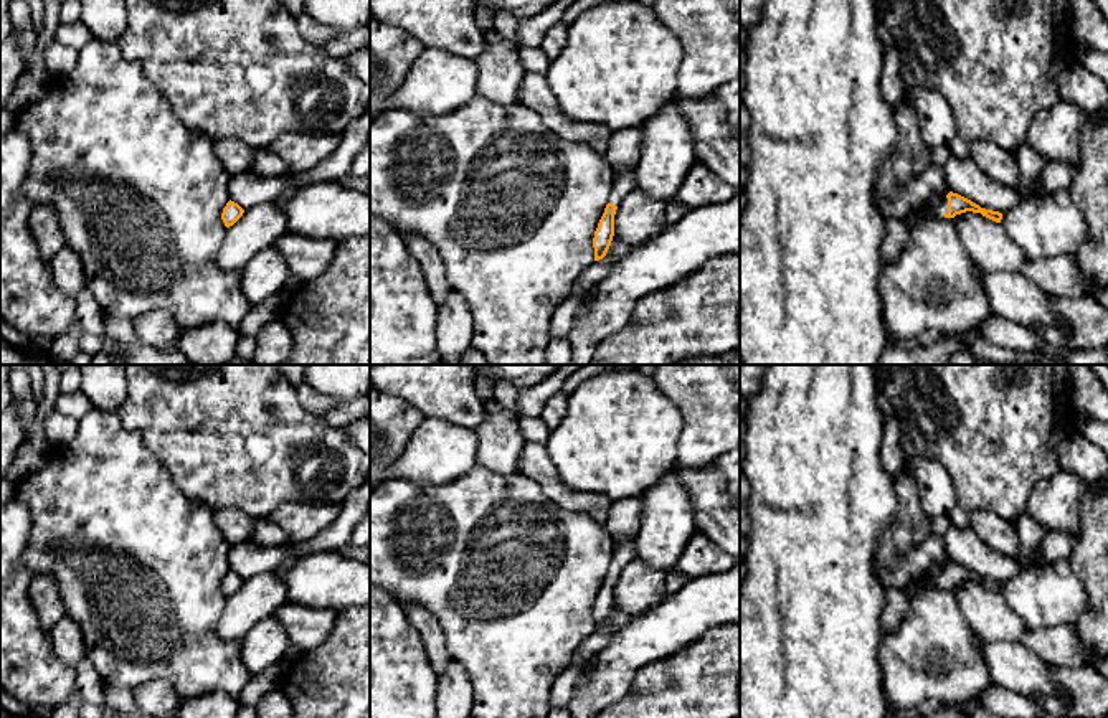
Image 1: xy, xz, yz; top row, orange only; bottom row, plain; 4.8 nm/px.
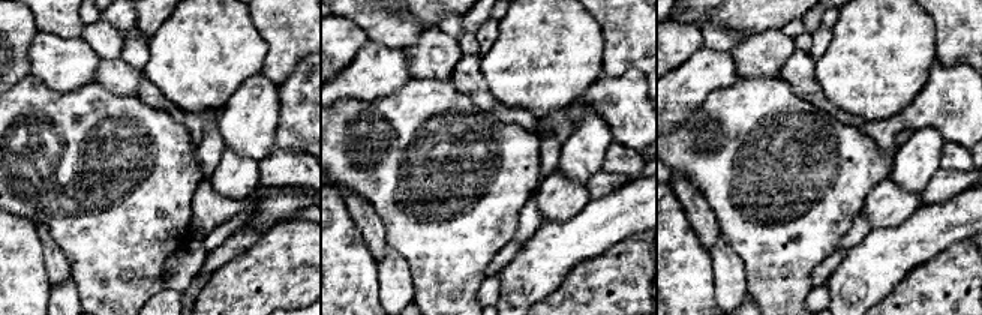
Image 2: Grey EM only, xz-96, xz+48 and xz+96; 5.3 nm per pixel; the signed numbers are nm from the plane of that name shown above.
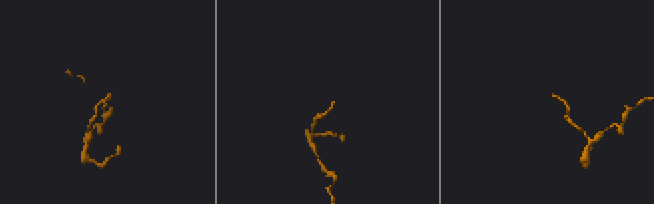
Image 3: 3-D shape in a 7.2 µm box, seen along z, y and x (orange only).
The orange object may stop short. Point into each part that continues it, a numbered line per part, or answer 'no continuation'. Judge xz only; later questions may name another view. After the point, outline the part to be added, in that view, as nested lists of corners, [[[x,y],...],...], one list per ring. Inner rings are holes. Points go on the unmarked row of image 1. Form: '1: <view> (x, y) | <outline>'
1: xz (623, 553) | [[[624,541],[624,543],[616,545],[608,573],[619,576],[632,558],[634,558],[632,541]]]

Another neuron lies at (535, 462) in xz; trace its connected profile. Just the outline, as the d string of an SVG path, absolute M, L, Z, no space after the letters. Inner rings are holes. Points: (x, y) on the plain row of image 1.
M525 444L520 459L520 474L535 480L542 492L561 508L586 513L598 523L606 523L613 502L601 494L580 494L568 489L558 479L547 444Z

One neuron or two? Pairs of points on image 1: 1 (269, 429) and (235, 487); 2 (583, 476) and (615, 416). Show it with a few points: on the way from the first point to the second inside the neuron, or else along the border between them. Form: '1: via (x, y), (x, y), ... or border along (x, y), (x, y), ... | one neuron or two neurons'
1: via (255, 444), (235, 464), (235, 472) | one neuron
2: via (587, 461), (615, 431) | one neuron

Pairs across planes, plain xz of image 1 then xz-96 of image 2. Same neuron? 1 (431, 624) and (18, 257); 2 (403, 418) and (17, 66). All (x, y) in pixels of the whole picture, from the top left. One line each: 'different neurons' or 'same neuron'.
1: different neurons
2: same neuron

